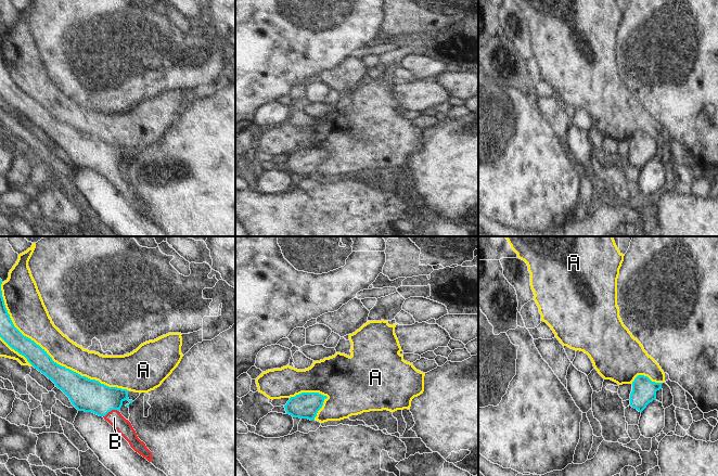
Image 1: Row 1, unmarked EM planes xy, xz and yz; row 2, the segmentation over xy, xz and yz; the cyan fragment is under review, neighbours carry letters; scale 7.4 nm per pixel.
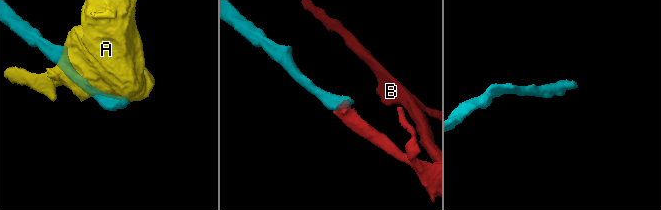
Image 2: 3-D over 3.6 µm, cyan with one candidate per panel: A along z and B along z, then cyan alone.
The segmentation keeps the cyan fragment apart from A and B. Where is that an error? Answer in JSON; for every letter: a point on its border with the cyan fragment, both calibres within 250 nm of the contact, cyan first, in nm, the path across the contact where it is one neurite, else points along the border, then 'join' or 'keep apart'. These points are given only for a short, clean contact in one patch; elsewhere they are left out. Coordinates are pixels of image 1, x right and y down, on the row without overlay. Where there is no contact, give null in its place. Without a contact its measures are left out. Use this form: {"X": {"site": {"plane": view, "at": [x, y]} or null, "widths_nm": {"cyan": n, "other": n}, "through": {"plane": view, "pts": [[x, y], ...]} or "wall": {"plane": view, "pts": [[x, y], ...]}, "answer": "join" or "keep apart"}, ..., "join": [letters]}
{"A": {"site": {"plane": "xy", "at": [50, 114]}, "widths_nm": {"cyan": 180, "other": 220}, "answer": "keep apart"}, "B": {"site": {"plane": "xy", "at": [111, 167]}, "widths_nm": {"cyan": 240, "other": 110}, "through": {"plane": "xy", "pts": [[87, 152], [99, 155], [111, 167], [114, 175]]}, "answer": "join"}, "join": ["B"]}

